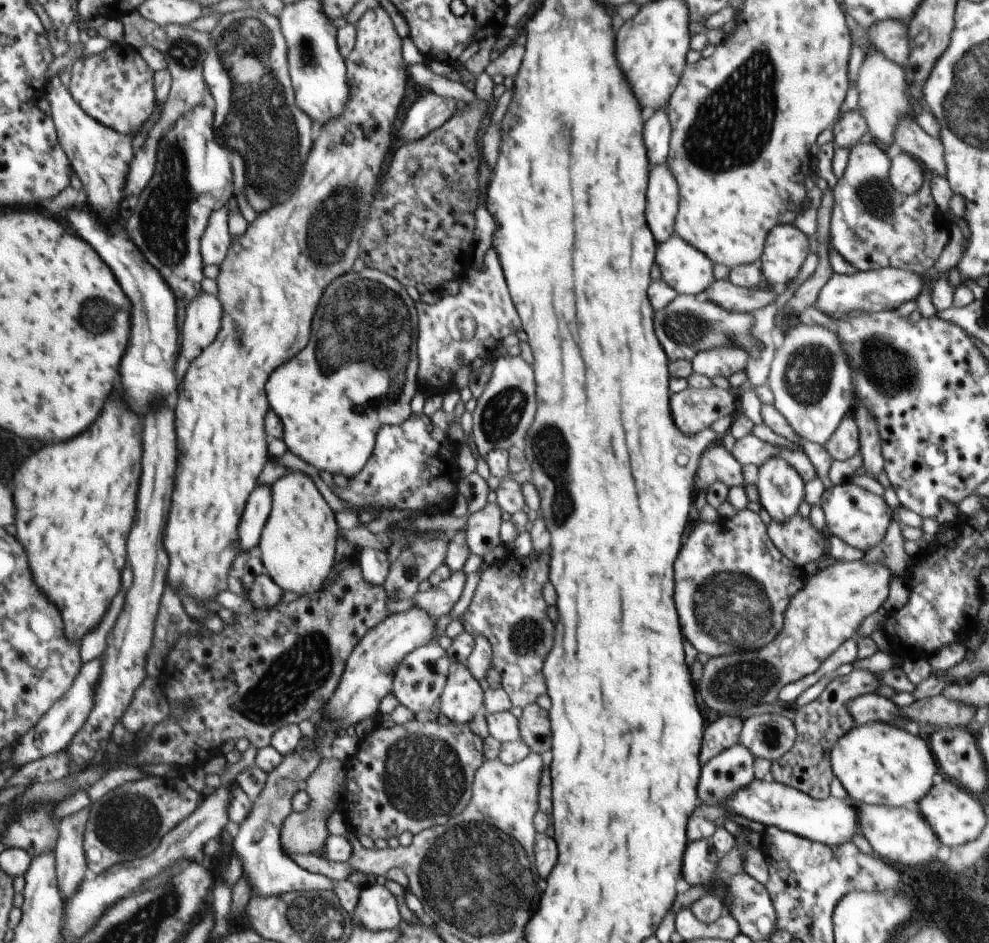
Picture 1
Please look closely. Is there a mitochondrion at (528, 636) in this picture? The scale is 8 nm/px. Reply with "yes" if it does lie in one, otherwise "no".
yes

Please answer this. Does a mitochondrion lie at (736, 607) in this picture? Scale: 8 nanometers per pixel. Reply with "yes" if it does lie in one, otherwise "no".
yes

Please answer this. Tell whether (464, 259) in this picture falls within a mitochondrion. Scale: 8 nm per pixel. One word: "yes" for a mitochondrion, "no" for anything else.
no

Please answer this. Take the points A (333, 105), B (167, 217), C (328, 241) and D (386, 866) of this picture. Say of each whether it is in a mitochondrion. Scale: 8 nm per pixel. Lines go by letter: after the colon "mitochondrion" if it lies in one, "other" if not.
A: other
B: mitochondrion
C: mitochondrion
D: other

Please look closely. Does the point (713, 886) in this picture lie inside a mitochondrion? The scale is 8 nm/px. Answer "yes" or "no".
no

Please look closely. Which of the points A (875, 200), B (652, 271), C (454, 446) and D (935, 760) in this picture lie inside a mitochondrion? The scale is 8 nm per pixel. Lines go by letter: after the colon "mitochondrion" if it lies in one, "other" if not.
A: mitochondrion
B: other
C: other
D: other

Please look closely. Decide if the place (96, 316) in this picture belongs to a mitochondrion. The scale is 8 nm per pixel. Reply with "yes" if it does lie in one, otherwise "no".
yes

